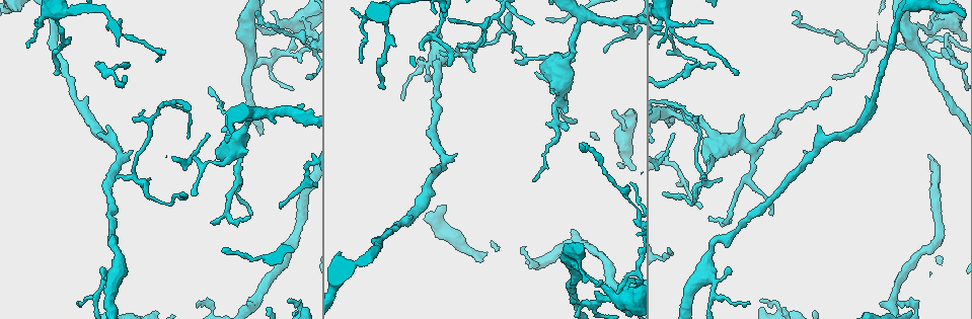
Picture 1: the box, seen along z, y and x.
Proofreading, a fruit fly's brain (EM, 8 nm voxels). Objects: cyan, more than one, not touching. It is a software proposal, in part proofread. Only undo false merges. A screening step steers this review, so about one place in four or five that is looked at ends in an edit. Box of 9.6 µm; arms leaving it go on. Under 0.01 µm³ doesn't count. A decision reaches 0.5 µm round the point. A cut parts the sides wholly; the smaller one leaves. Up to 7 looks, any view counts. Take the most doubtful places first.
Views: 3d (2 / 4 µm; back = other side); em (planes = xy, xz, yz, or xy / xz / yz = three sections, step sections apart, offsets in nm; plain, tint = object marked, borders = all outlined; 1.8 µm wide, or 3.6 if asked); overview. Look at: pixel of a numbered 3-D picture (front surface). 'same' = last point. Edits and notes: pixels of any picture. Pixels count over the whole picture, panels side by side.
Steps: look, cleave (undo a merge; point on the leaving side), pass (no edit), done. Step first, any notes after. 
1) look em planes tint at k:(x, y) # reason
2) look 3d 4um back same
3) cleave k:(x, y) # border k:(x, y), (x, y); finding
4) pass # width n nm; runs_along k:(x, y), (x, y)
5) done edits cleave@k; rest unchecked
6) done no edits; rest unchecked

look 3d 2um at 1:(707, 274)

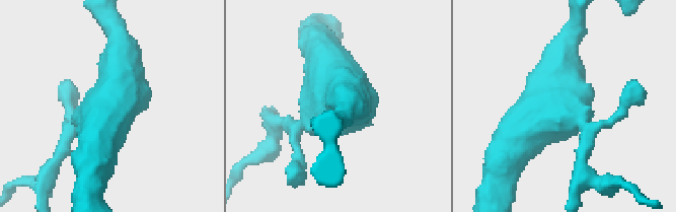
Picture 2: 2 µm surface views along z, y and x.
look em yz step 16 tint at 2:(333, 100)

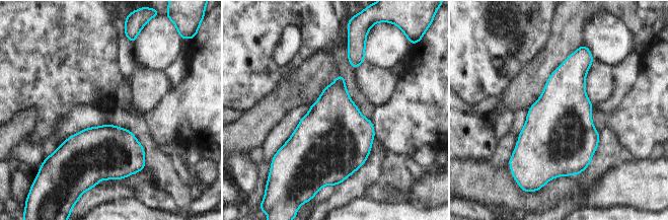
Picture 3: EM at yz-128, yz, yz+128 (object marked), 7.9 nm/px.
pass # one neuron here

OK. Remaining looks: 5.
look 3d 4um at 1:(561, 98)

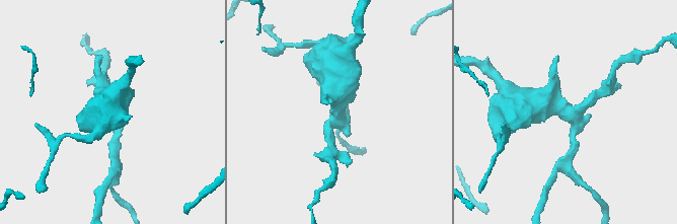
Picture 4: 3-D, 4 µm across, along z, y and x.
look em planes tint at 4:(570, 115) # shape alone is not enough

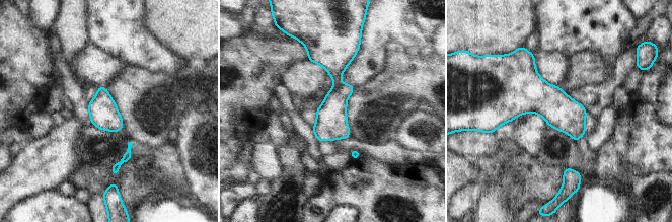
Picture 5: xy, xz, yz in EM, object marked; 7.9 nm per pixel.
pass # runs_along 5:(327, 52), (337, 98), (319, 138); one neuron here

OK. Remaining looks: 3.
look em xy step 4 tint at 1:(686, 73) # branch point

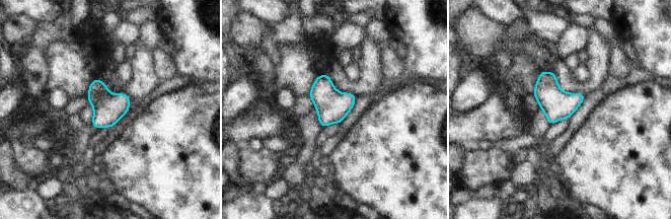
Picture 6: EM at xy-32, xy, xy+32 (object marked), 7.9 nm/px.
pass # all the same neuron

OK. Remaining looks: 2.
done no edits; rest unchecked

